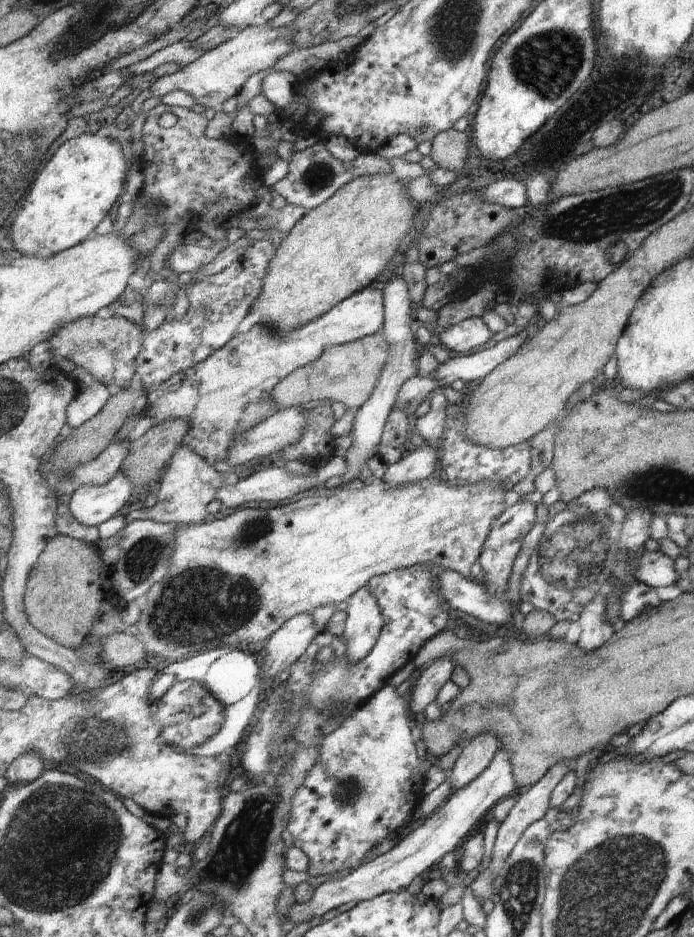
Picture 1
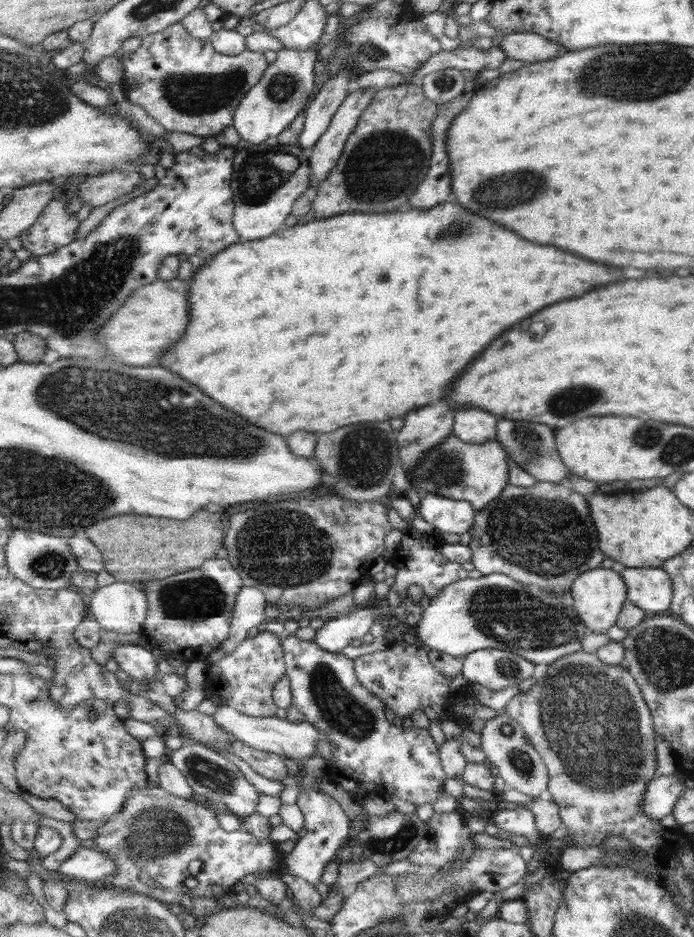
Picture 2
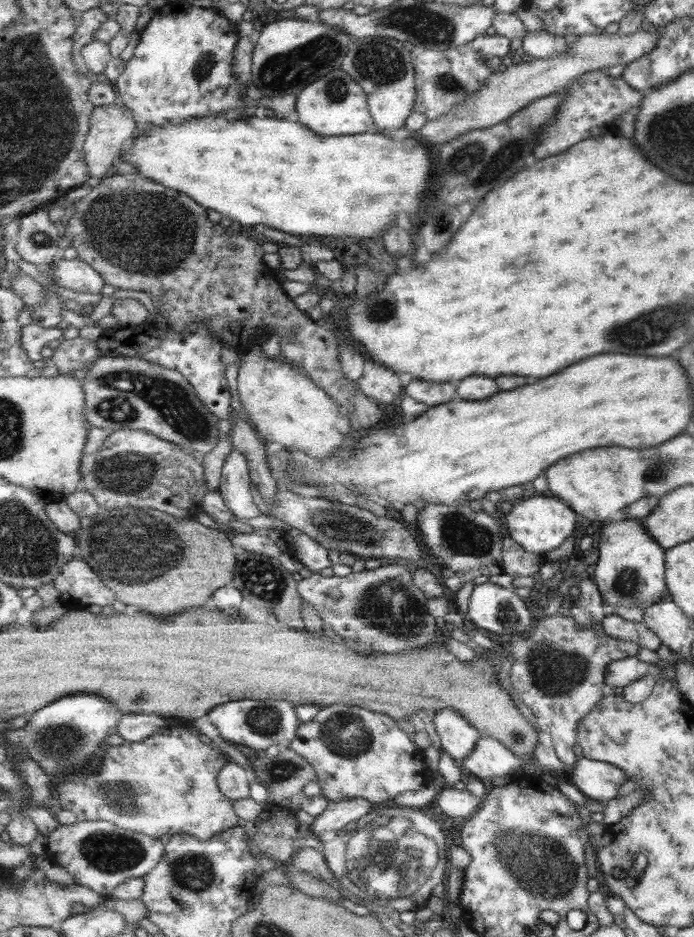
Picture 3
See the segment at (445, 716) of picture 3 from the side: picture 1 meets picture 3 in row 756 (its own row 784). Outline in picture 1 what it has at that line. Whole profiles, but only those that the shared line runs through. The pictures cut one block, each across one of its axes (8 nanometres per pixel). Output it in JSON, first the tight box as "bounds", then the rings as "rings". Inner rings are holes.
{"bounds":[449,733,502,790],"rings":[[[479,733],[463,748],[449,774],[454,790],[467,786],[478,777],[502,748],[496,734]]]}

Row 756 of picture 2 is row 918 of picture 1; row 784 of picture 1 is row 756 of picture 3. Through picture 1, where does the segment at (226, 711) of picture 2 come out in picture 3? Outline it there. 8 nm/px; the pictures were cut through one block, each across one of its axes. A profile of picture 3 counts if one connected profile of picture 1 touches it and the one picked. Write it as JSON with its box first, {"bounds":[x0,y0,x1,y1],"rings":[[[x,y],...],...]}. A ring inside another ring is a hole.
{"bounds":[459,736,524,781],"rings":[[[489,736],[481,737],[475,745],[475,750],[459,763],[468,775],[482,781],[504,776],[516,777],[524,764],[512,749]]]}

